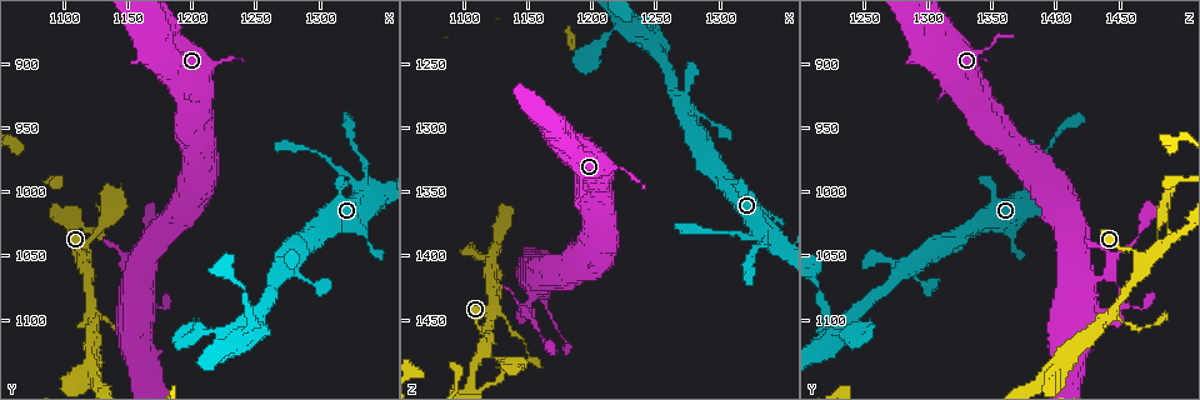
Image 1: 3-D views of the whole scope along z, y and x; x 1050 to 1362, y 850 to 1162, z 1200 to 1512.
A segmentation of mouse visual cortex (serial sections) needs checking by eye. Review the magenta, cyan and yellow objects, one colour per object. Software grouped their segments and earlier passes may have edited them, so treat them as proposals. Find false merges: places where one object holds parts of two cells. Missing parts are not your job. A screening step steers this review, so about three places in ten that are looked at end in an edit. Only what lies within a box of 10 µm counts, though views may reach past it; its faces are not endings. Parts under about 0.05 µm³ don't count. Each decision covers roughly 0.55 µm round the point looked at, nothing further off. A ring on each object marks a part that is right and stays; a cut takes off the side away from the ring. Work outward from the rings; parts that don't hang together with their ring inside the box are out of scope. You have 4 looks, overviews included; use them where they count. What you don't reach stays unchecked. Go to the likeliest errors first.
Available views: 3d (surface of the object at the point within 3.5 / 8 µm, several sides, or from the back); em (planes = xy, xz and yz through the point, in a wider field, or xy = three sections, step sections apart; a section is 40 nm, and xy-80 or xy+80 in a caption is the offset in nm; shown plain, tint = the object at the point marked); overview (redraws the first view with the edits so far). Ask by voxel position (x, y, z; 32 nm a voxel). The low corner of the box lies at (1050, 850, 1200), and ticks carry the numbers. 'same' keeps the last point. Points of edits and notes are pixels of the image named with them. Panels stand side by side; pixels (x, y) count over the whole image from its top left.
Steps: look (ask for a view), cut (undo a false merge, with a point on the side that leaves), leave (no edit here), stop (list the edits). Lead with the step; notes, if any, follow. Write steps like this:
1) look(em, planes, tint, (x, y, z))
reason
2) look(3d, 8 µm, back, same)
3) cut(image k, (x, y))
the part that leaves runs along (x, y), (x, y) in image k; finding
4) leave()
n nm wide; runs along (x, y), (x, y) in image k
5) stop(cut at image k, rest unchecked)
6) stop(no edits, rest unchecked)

look(3d, 3.5 µm, (1124, 1040, 1476))

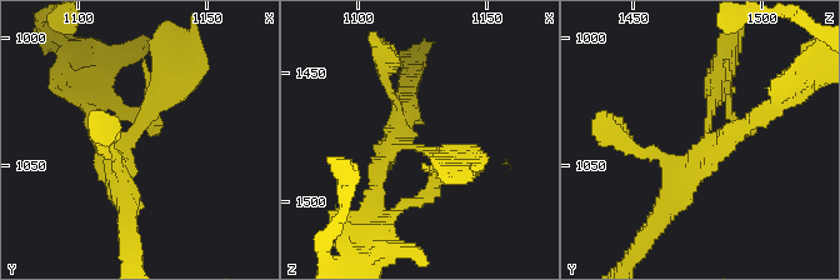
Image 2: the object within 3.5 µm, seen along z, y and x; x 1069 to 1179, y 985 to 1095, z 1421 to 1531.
look(em, xy, step 3, tint, (1122, 1039, 1478))
now the EM

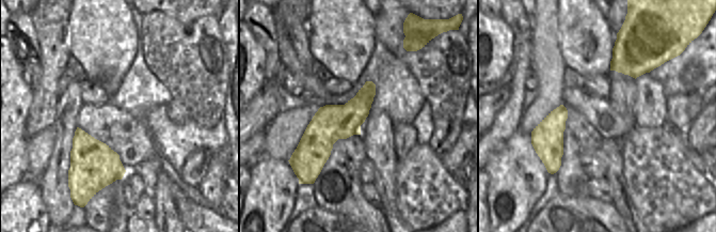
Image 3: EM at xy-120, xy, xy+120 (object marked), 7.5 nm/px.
leave()
arms of 150, 300 nm; runs along (372, 87), (305, 151), (298, 151) in image 3; continuous, no second cell

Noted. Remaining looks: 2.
look(3d, 3.5 µm, (1156, 1068, 1428))
thick turns thin

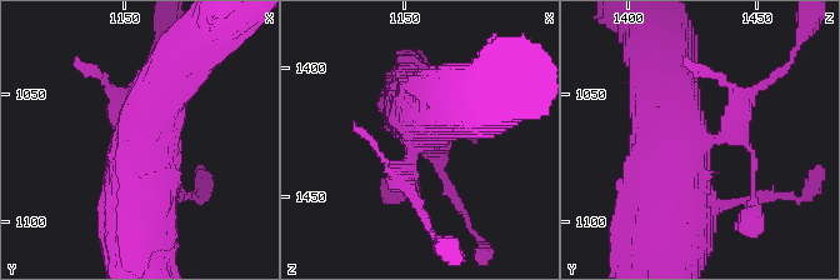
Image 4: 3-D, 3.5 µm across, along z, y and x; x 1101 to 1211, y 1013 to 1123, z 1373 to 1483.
look(em, planes, tint, (1156, 1068, 1427))
shape alone is not enough

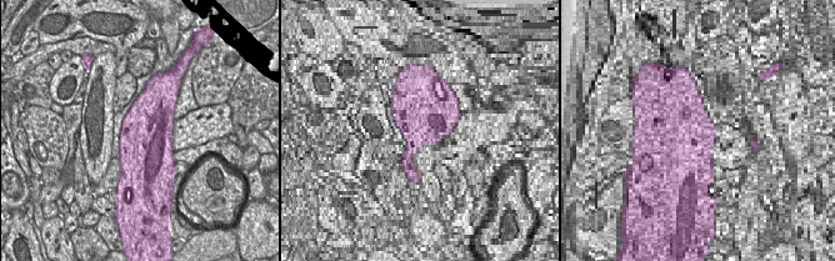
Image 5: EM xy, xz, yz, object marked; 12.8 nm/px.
cut(image 4, (740, 111))
the part that leaves runs along (716, 140), (793, 55) in image 4; a second cell is stuck on

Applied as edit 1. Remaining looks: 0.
stop(cut at image 4, rest unchecked)

